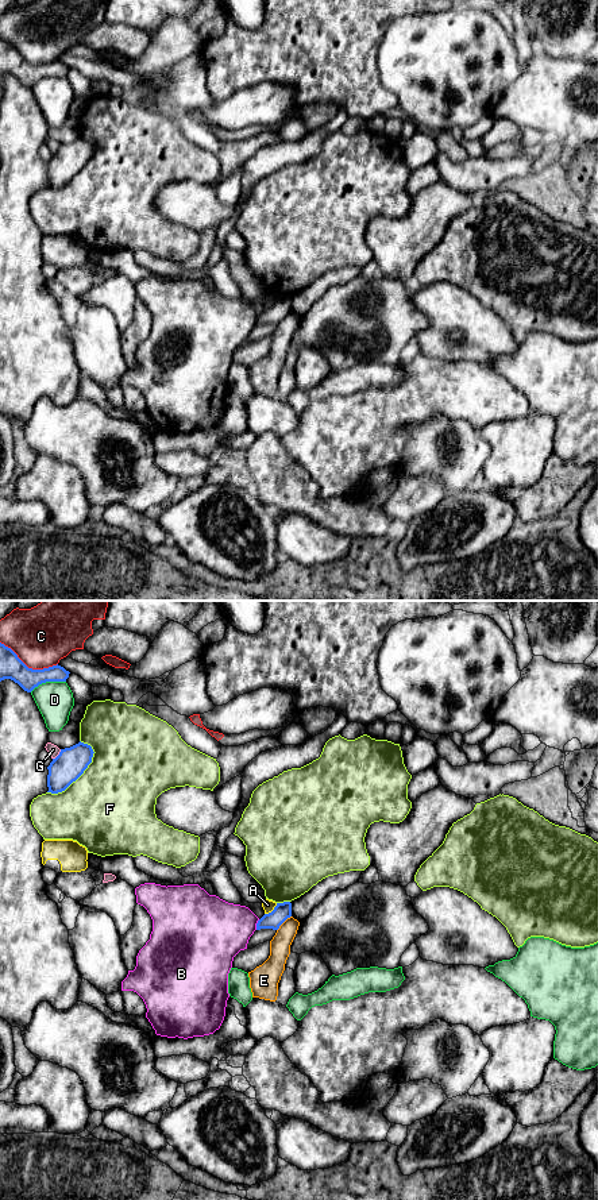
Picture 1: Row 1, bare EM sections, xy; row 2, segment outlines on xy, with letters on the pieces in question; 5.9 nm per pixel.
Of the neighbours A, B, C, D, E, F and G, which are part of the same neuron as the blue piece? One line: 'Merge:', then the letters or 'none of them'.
Merge: none of them

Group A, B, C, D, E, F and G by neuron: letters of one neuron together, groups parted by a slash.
A / B / C / D / E / F / G

